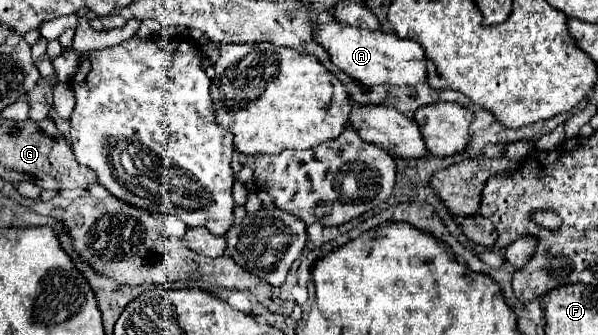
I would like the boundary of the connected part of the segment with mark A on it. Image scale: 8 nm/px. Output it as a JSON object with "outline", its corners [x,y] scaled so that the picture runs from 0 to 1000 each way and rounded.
{"outline":[[[550,63],[527,69],[523,116],[547,152],[554,188],[577,224],[597,236],[604,254],[697,254],[714,242],[714,182],[707,140],[687,116],[667,116],[657,99],[587,81],[577,69]]]}

